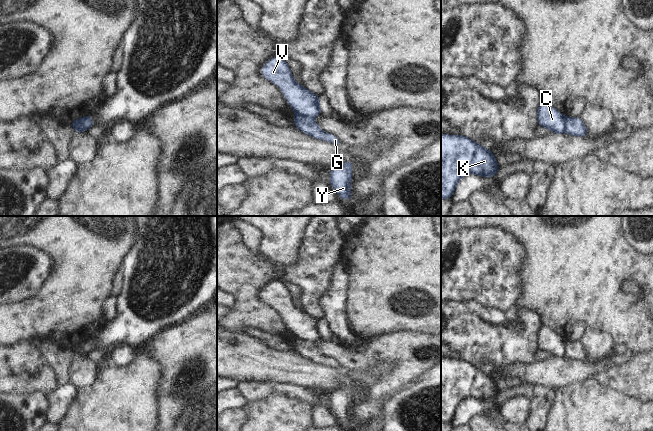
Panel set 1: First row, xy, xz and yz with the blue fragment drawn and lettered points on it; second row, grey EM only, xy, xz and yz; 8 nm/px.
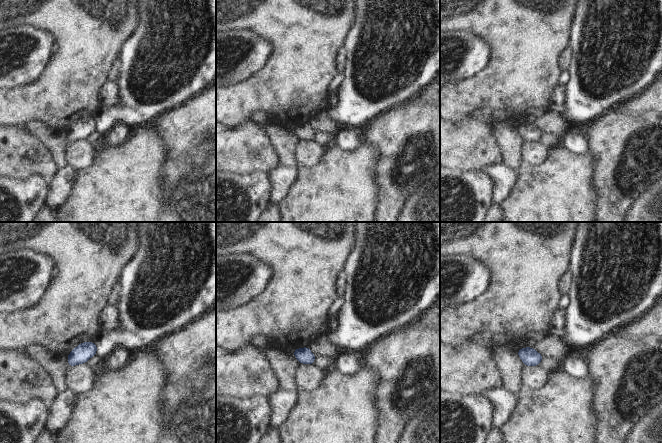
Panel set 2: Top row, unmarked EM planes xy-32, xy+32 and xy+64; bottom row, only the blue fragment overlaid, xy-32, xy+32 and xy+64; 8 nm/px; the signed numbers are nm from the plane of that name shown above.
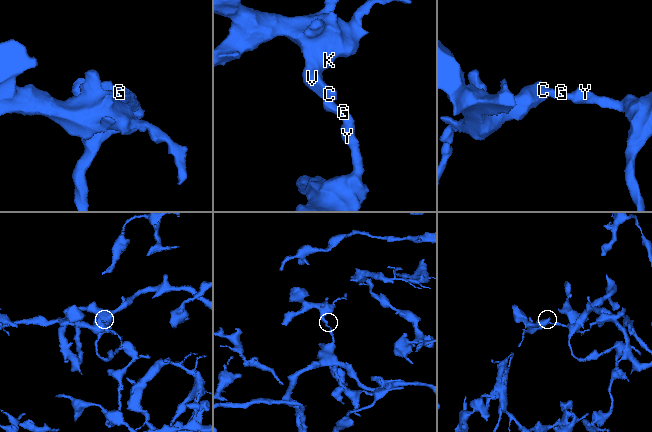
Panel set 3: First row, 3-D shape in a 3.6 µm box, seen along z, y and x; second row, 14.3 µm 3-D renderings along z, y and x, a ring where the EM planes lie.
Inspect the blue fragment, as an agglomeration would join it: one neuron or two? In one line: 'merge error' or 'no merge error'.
merge error

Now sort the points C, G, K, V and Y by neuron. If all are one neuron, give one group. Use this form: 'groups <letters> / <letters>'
groups C K V / G Y

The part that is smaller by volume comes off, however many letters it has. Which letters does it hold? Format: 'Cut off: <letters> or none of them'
Cut off: C, K, V

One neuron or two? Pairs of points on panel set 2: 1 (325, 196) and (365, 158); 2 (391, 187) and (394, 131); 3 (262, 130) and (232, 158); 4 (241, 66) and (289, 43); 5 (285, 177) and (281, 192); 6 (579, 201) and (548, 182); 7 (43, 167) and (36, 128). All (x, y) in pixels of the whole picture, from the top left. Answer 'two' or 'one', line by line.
1: one
2: one
3: one
4: two
5: one
6: one
7: two

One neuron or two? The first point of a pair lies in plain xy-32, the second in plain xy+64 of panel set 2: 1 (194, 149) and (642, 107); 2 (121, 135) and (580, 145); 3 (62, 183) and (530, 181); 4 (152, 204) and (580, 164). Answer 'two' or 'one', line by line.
1: two
2: one
3: two
4: one

